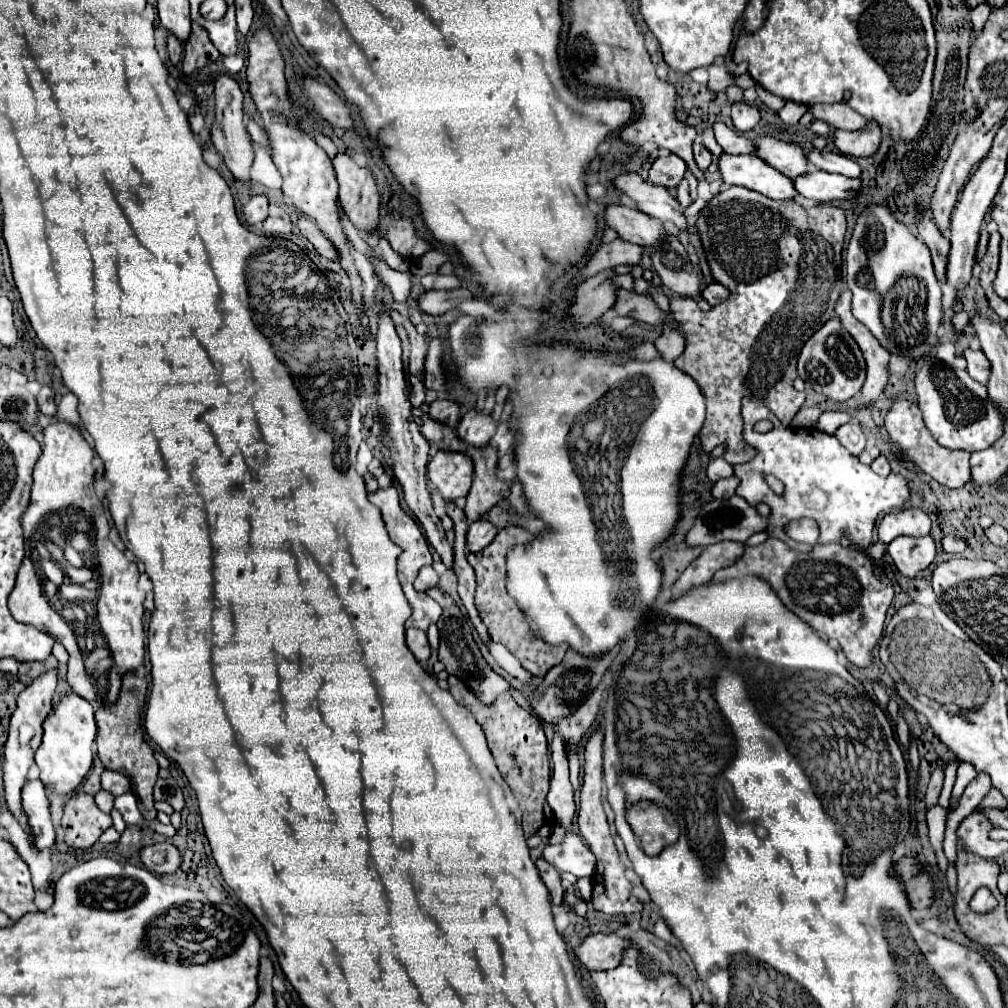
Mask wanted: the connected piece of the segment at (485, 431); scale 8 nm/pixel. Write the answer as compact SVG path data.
M468 411L460 419L460 423L456 427L456 435L458 435L458 439L462 439L474 447L486 447L496 431L496 425L498 423L492 421L490 413Z

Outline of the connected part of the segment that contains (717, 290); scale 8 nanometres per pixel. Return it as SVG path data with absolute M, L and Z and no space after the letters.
M712 283L712 285L708 285L708 287L702 291L702 297L704 297L712 307L718 305L718 303L722 303L722 301L726 301L728 295L730 295L730 291L728 291L724 285L720 285L720 283Z

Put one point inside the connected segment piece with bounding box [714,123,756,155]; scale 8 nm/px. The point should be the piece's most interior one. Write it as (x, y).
(732, 142)

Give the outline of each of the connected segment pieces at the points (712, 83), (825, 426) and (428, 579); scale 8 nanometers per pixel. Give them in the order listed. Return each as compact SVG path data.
M714 63L708 67L708 73L710 73L710 81L708 81L708 87L712 91L724 91L728 85L734 83L734 77L726 71L726 67L722 63Z
M826 411L826 413L822 413L820 419L818 419L818 431L824 431L824 433L828 433L828 435L834 435L834 431L836 431L840 425L848 423L850 419L852 419L852 417L850 417L848 413L842 413L842 411Z
M422 567L416 581L414 581L416 591L424 591L424 589L436 587L436 585L438 585L438 573L432 567Z

